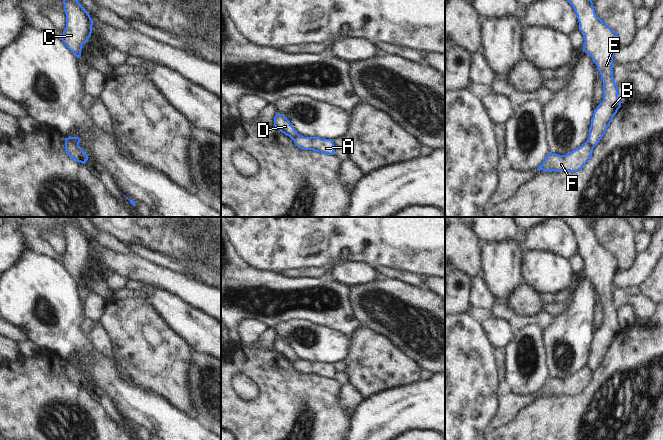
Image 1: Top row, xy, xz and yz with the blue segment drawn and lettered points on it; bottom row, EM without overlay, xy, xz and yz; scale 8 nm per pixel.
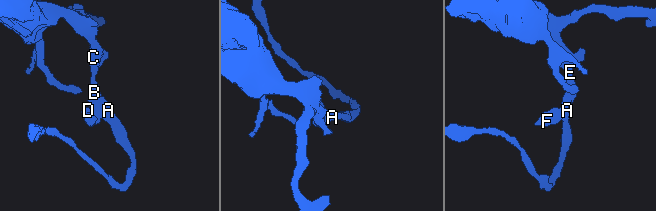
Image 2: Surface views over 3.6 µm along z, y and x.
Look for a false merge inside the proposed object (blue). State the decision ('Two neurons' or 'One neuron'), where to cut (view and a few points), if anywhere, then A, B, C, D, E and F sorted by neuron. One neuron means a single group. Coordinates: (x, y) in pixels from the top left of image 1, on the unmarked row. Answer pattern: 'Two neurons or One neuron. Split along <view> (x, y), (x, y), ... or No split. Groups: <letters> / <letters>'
Two neurons. Split along xy (67, 362), (78, 369). Groups: A B C E / D F

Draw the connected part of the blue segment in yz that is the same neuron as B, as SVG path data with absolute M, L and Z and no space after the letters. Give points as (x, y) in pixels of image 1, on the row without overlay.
M552 217L563 220L573 231L579 246L579 254L584 262L583 275L589 278L597 290L603 305L603 325L594 334L589 352L588 367L594 372L604 360L608 350L613 344L614 339L621 331L621 325L618 320L618 310L613 301L613 281L615 275L620 271L618 257L613 255L605 246L603 246L595 237L592 224L586 217Z

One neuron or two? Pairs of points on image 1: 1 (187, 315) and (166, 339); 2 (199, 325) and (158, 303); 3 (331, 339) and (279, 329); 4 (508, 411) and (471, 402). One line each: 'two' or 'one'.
1: two
2: one
3: one
4: two

